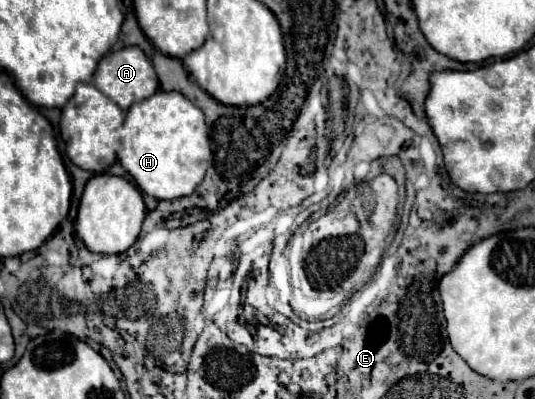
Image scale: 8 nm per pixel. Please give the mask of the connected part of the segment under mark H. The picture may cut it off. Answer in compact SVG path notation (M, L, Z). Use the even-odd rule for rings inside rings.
M157 91L149 99L133 103L125 113L125 123L119 133L119 163L135 179L141 191L157 201L173 201L191 195L203 181L213 157L203 111L179 93Z

